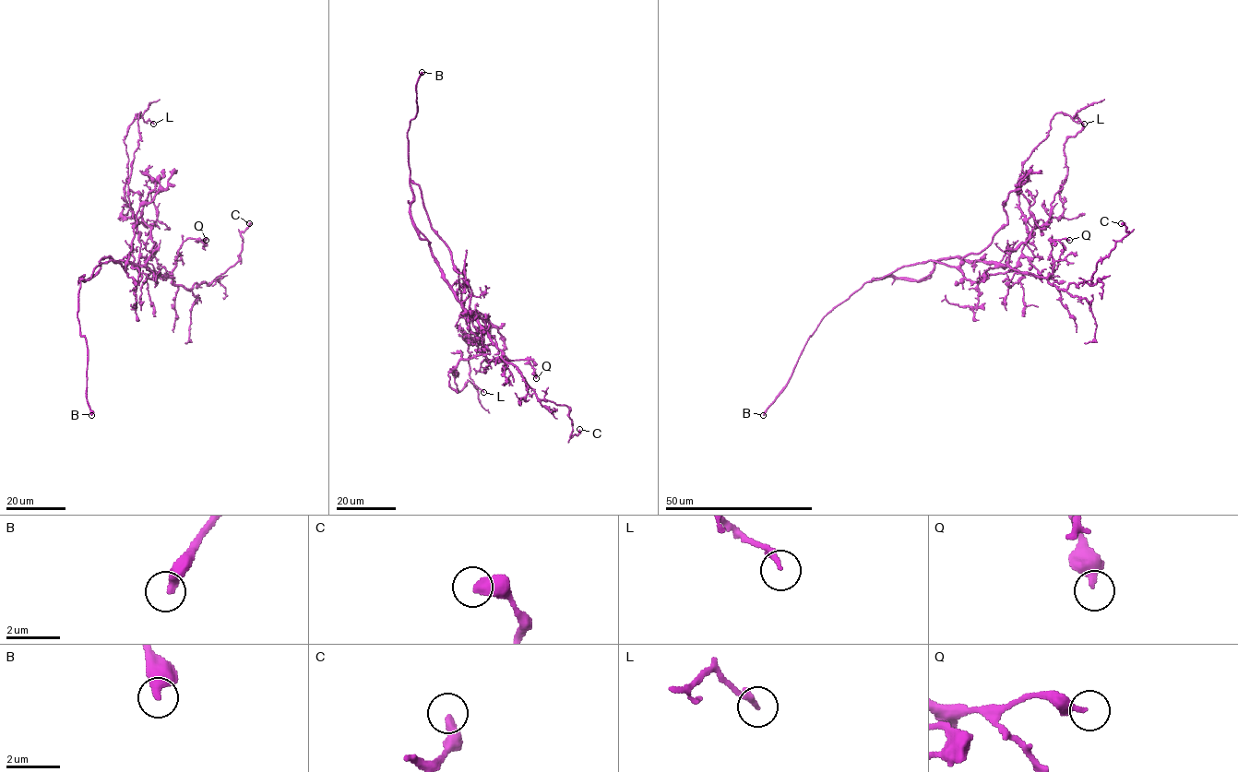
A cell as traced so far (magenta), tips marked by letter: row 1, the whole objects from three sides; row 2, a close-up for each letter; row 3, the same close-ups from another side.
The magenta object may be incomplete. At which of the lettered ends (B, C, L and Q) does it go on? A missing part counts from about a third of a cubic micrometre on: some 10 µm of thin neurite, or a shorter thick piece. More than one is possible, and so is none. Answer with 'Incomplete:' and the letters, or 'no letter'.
Incomplete: B

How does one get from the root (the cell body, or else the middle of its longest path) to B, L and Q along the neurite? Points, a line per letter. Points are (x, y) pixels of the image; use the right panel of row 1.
B: (976, 261), (949, 257), (917, 280), (884, 276), (866, 281), (824, 317), (785, 388), (763, 415)
L: (976, 261), (1006, 265), (1034, 227), (1034, 219), (1020, 208), (1017, 180), (1051, 119), (1065, 112), (1084, 124)
Q: (976, 261), (996, 261), (1020, 272), (1047, 277), (1053, 266), (1051, 238), (1069, 240)

